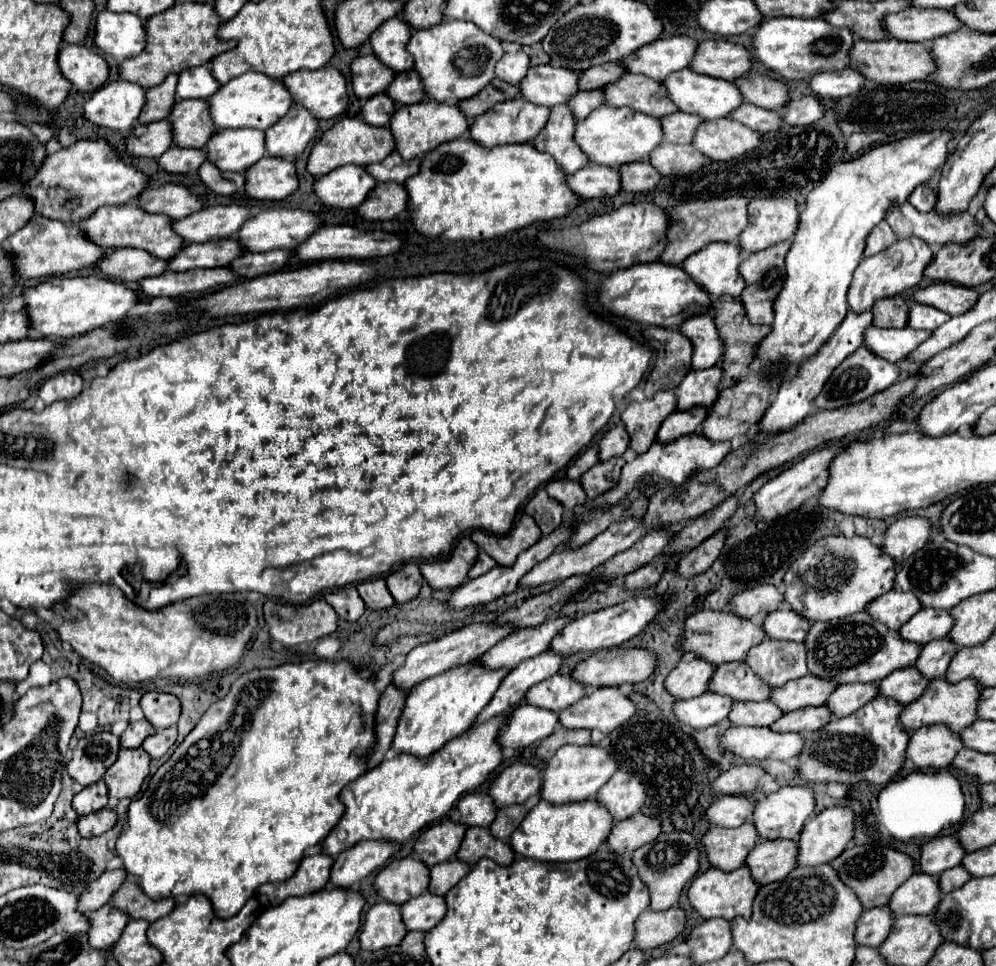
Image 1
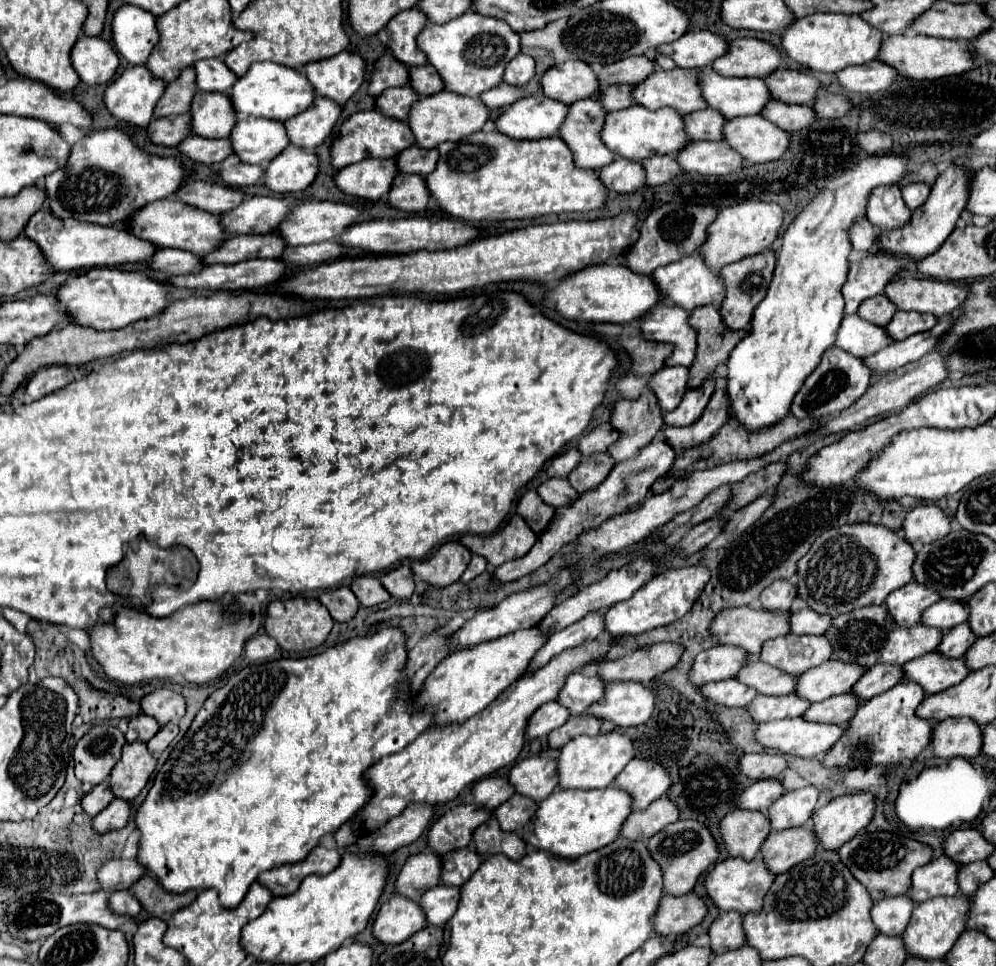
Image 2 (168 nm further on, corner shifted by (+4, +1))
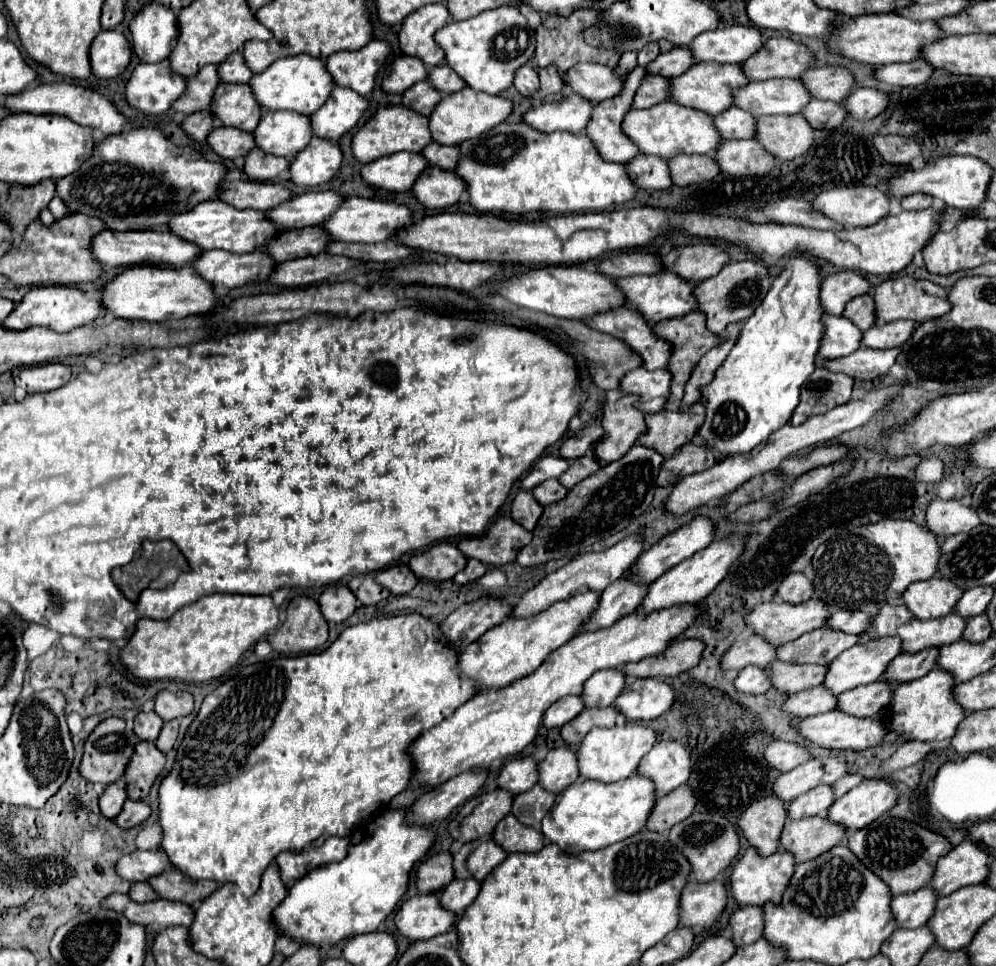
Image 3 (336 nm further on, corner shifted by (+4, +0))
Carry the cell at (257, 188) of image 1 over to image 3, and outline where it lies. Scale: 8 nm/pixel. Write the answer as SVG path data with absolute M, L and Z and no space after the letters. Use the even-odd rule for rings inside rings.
M311 138L307 148L299 152L289 162L289 182L295 186L319 186L331 180L331 176L341 166L341 150L339 146L323 140Z

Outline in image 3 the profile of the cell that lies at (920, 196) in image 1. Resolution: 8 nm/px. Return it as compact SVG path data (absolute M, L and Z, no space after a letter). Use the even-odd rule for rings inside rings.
M915 194L915 196L905 196L901 200L903 210L925 210L933 204L931 196L923 196L923 194Z

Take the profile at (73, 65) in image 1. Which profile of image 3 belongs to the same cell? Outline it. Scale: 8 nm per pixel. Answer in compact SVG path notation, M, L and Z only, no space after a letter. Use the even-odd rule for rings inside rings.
M103 30L89 48L91 72L97 78L109 80L119 76L131 62L131 48L127 38L117 30Z

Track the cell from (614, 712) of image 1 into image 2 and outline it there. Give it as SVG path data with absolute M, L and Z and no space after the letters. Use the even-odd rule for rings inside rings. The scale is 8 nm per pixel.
M607 683L607 695L591 705L589 715L613 721L619 727L645 723L655 709L655 695L641 683Z

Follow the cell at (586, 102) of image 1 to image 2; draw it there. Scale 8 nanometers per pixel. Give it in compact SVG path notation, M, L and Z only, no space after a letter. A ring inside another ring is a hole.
M619 83L619 85L611 85L607 91L601 91L599 95L599 101L603 103L603 107L607 107L607 111L619 111L619 109L625 109L625 107L631 107L635 105L633 97L631 97L631 91L635 89L637 85L627 85L627 83Z

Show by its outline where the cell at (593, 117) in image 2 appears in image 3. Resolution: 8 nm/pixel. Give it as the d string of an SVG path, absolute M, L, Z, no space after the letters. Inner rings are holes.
M637 66L627 82L623 84L623 92L619 92L619 96L615 96L615 100L603 100L599 102L595 108L593 108L593 114L591 114L591 120L587 122L587 128L585 128L585 134L591 138L591 142L595 144L599 156L607 162L617 162L617 164L625 164L627 160L631 160L639 150L637 146L621 132L621 120L623 116L627 114L627 110L631 108L631 100L633 100L633 94L635 94L635 88L641 84L641 78L645 76L645 68Z

